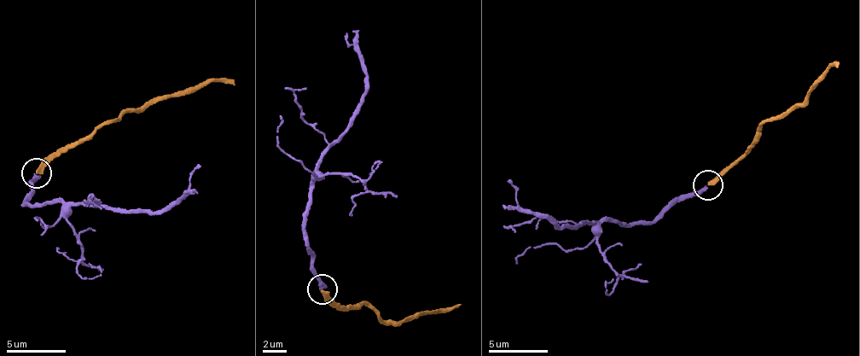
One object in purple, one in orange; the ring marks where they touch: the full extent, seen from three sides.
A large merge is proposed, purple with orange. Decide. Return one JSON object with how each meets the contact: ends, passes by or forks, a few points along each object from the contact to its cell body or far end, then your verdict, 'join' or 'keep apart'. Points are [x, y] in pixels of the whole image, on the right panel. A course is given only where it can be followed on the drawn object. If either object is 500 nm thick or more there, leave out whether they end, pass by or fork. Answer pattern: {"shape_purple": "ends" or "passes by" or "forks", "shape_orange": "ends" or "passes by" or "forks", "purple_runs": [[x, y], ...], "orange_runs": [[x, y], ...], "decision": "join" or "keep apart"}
{"shape_purple": "ends", "shape_orange": "ends", "purple_runs": [[706, 187], [653, 221], [581, 221], [574, 227], [554, 227], [545, 216], [526, 213], [508, 181]], "orange_runs": [[706, 184], [753, 147], [765, 124], [793, 107], [804, 106], [811, 85], [839, 62]], "decision": "join"}

